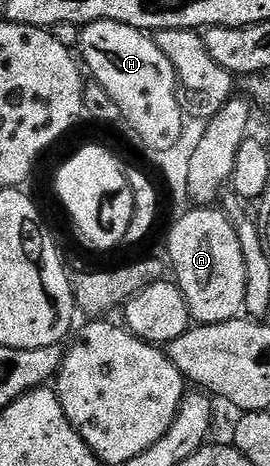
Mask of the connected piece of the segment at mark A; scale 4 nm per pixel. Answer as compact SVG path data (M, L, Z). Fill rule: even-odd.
M199 205L187 211L171 227L167 235L166 262L173 282L181 289L189 305L189 313L196 324L224 323L243 311L245 301L245 257L241 257L241 241L237 241L235 225L222 210L211 205Z

